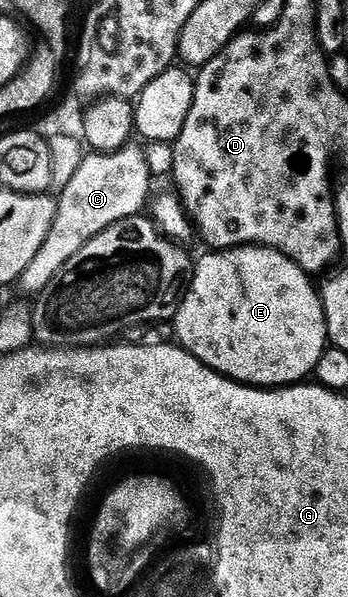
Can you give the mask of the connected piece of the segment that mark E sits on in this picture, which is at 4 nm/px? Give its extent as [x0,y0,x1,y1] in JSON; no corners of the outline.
[173,245,329,389]

